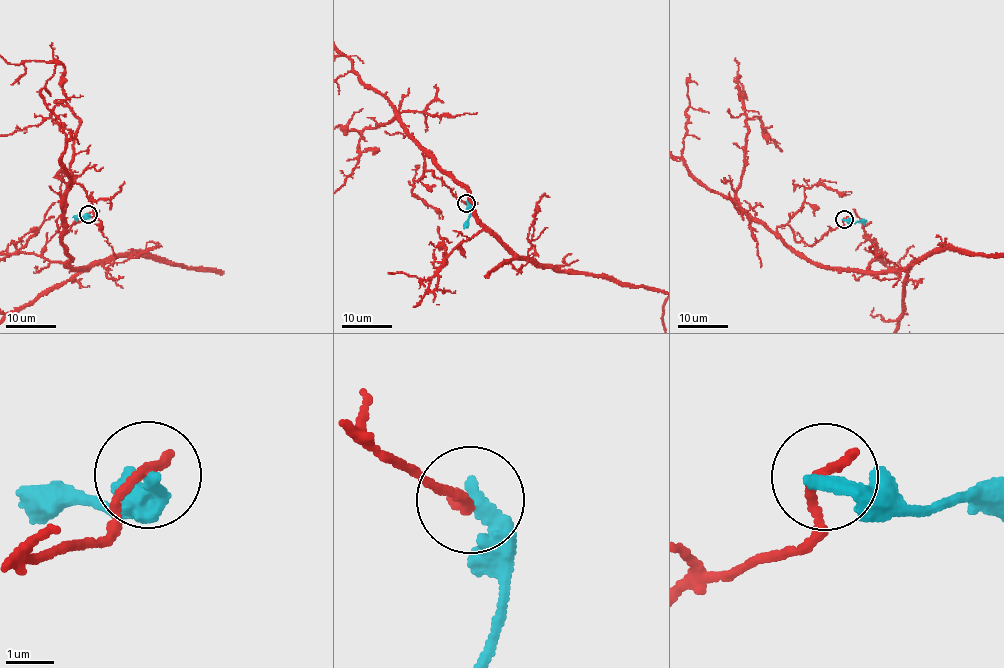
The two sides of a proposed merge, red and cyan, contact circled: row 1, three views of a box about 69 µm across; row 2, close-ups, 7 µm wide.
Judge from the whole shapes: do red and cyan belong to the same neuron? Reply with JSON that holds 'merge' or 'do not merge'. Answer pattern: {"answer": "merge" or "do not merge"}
{"answer": "do not merge"}

